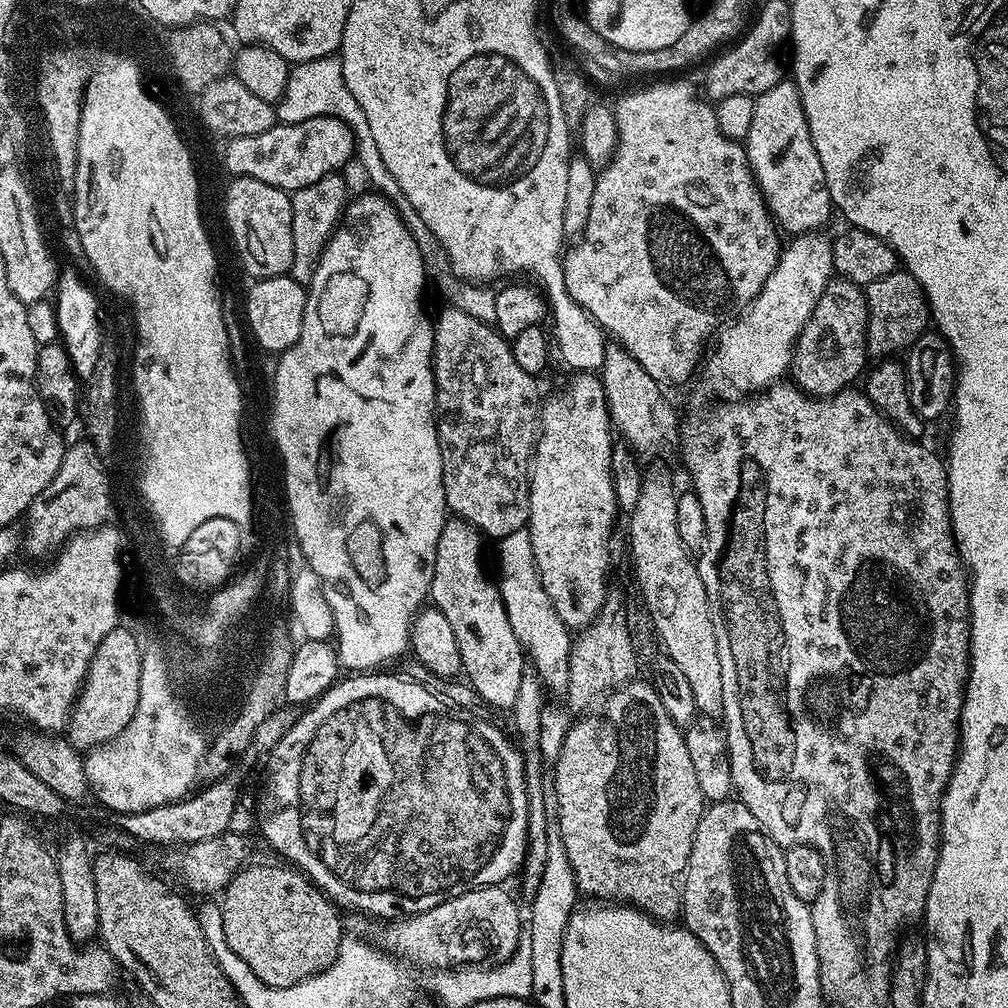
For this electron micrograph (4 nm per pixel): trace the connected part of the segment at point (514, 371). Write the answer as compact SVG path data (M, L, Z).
M444 306L440 317L437 315L434 320L432 373L436 379L436 429L449 513L474 525L485 537L499 538L521 531L530 514L530 461L538 439L538 405L542 395L536 389L537 377L526 374L514 362L511 343L493 325L478 322L478 318L451 306Z

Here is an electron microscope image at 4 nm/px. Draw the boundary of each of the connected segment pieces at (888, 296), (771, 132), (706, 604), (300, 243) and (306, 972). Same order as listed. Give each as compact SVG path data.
M897 270L886 274L867 284L863 293L868 303L868 350L873 357L888 358L896 354L899 348L911 348L914 341L924 335L929 327L928 300L910 272Z
M783 78L770 90L757 95L754 99L754 118L750 125L750 134L746 141L748 165L752 167L752 177L760 187L764 200L768 203L768 211L776 221L779 231L787 234L803 234L823 229L824 223L834 216L830 190L826 186L826 170L822 170L822 162L818 159L818 150L814 150L814 142L810 138L810 126L806 122L806 114L802 106L802 98L798 94L795 83Z
M648 472L642 482L642 494L638 494L638 506L627 517L628 540L632 546L632 568L636 571L636 582L648 603L652 624L664 643L663 653L668 655L688 679L690 691L694 693L697 713L701 717L723 717L722 662L718 659L718 638L714 634L714 618L710 614L710 598L706 598L706 585L702 582L700 565L678 530L678 489L672 485L672 478L664 472Z
M333 174L291 193L292 213L294 214L294 262L290 275L299 284L307 285L314 278L316 264L341 223L344 209L348 207L350 193L343 175Z
M251 864L236 873L218 900L222 934L226 934L230 950L268 988L294 986L325 972L340 955L342 931L337 905L291 866Z

